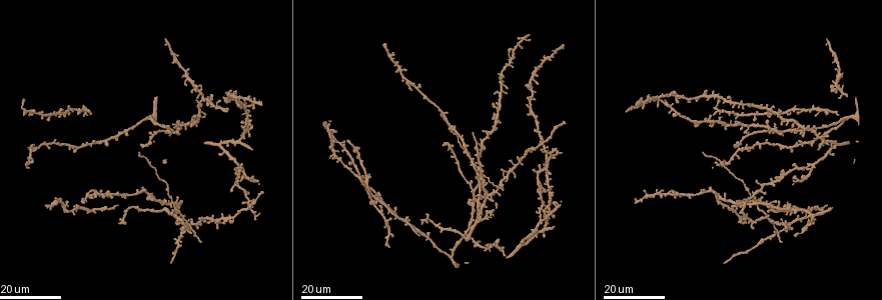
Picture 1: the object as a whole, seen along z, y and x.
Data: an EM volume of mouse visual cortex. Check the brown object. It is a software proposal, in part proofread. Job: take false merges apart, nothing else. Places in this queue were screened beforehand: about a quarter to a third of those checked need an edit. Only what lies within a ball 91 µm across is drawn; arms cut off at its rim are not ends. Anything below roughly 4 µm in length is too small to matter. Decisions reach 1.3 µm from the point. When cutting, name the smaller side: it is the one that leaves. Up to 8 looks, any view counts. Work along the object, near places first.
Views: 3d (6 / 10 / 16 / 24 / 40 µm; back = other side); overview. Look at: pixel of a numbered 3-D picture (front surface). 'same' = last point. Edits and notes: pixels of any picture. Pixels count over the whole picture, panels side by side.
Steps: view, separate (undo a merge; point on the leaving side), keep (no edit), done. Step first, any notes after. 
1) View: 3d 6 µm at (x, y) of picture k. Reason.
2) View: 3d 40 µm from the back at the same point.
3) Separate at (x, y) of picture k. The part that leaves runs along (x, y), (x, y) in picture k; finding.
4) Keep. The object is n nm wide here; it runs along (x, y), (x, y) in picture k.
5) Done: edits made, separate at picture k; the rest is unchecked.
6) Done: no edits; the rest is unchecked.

View: 3d 16 µm at (471, 189) of picture 1. Small branch off a trunk.

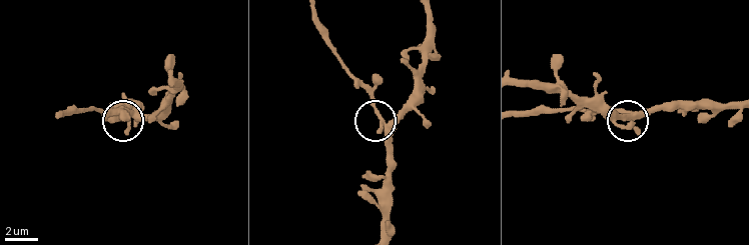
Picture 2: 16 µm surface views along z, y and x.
View: 3d 6 µm at (133, 115) of picture 2.

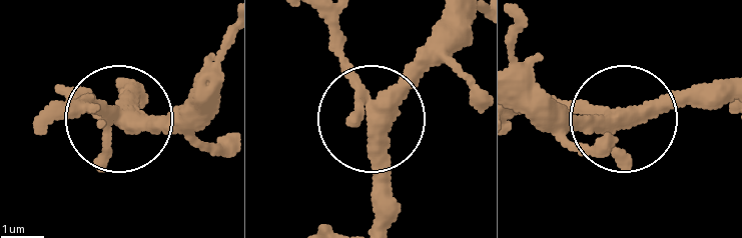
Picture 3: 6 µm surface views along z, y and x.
Keep. 4 arms meet here; it runs along (211, 75), (161, 114), (57, 104) in picture 3; all the same neuron.

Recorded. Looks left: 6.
View: 3d 24 µm at (510, 65) of picture 1. Looks like a crossing.

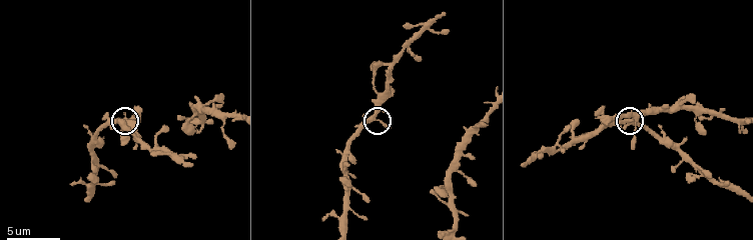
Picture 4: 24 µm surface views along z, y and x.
View: 3d 10 µm at (625, 120) of picture 4.

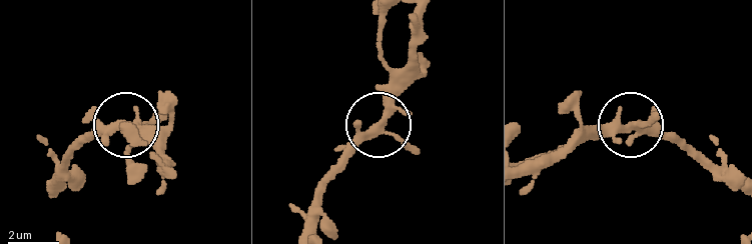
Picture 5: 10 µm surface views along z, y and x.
Keep. Continuous, no second neuron.

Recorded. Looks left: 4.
View: 3d 24 µm at (353, 165) of picture 1. Three-way junction.

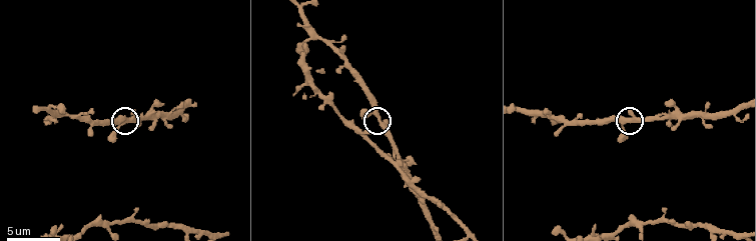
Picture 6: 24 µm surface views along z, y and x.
View: 3d 6 µm at (376, 114) of picture 6.

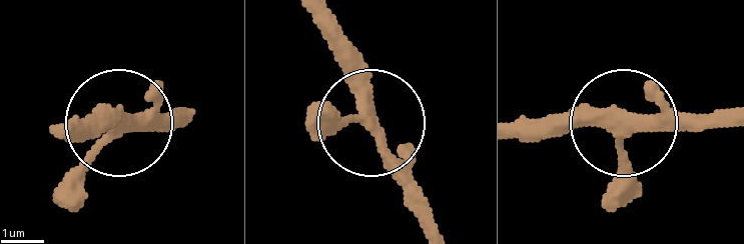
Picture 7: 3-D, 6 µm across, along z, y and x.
Keep. The side arm is 20 µm long; all the same neuron.

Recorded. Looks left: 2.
View: 3d 10 µm at (349, 123) of picture 6.

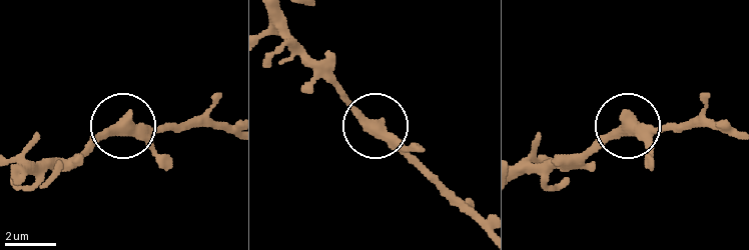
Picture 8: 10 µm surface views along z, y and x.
Keep. It runs along (484, 229), (324, 76) in picture 8; all the same neuron.

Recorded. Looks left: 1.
Done: no edits; the rest is unchecked.

